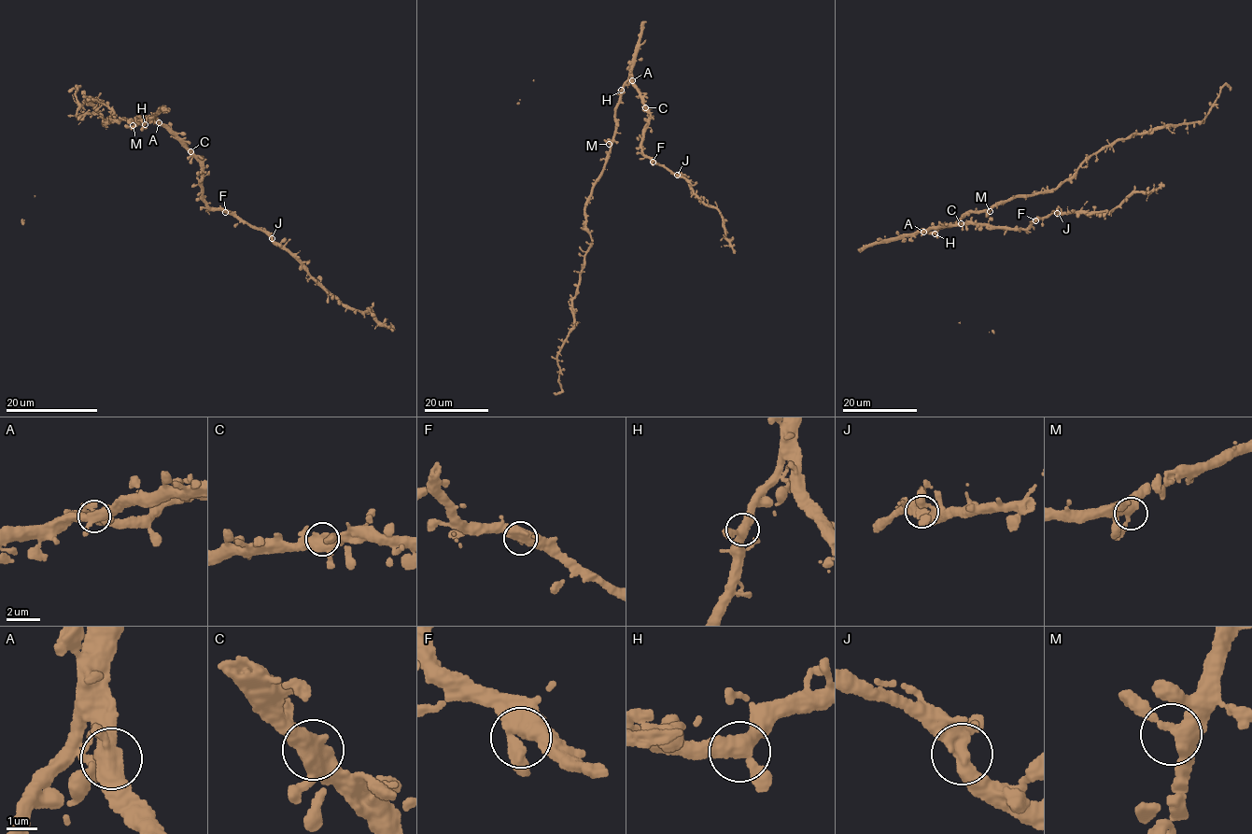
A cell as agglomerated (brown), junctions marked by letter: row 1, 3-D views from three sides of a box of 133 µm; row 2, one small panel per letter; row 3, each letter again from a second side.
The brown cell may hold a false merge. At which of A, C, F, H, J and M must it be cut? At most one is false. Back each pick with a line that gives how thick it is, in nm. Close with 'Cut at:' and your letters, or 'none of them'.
Cut at: none of them

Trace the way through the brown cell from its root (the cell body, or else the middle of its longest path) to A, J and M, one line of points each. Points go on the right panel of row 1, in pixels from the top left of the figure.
A: (943, 226), (923, 232)
J: (943, 226), (918, 233), (967, 223), (1026, 228), (1038, 218), (1057, 213)
M: (943, 226), (955, 223), (969, 213), (990, 211)

